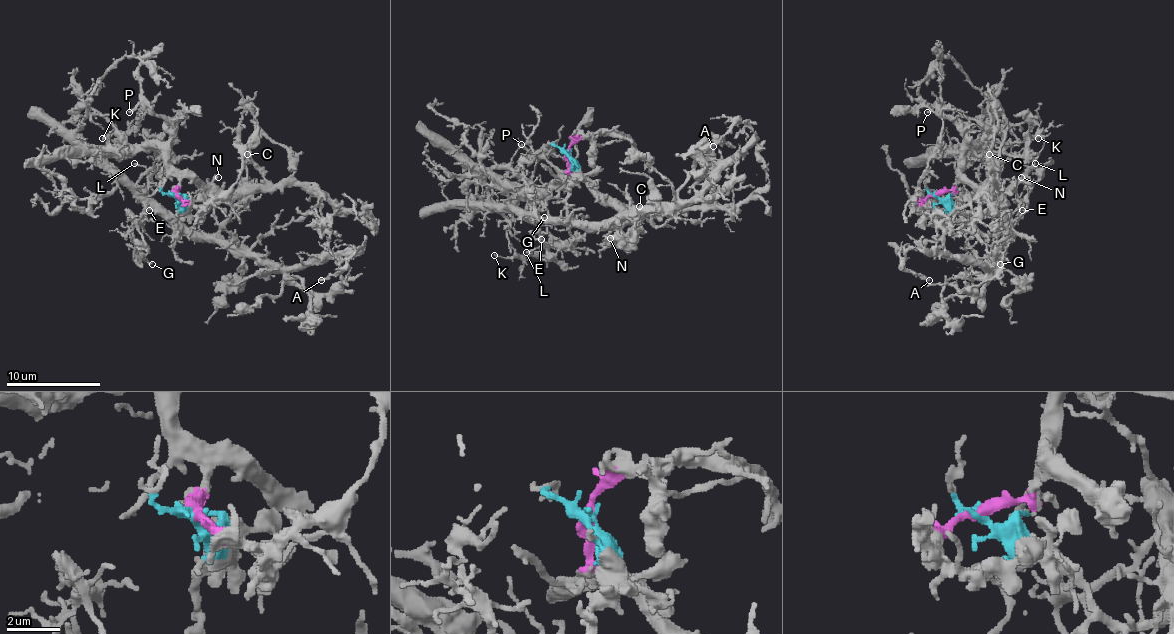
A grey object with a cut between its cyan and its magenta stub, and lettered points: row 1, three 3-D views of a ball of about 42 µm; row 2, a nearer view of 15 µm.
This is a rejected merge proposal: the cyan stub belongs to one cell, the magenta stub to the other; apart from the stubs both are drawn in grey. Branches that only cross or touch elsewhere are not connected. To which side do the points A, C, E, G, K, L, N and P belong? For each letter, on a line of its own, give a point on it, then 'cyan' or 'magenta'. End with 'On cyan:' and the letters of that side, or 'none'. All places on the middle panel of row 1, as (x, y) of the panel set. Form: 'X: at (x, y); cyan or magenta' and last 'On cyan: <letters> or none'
A: at (713, 146); cyan
C: at (639, 206); magenta
E: at (541, 239); cyan
G: at (544, 217); cyan
K: at (494, 255); cyan
L: at (526, 252); cyan
N: at (610, 238); cyan
P: at (521, 144); magenta
On cyan: A, E, G, K, L, N

